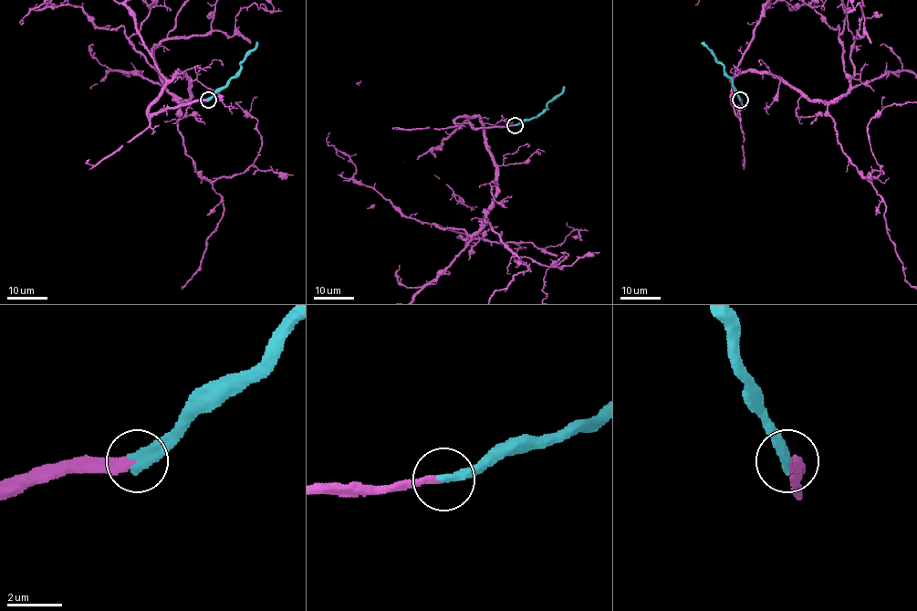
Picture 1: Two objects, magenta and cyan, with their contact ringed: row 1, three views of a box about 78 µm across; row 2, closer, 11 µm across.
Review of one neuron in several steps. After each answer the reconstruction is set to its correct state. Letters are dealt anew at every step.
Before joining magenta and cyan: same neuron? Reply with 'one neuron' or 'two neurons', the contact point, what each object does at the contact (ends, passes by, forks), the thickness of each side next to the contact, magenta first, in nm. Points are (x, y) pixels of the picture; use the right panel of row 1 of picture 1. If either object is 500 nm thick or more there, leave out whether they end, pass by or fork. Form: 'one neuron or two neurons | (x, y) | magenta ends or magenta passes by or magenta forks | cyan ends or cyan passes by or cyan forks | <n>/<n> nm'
one neuron | (740, 100) | magenta ends | cyan ends | 320/400 nm

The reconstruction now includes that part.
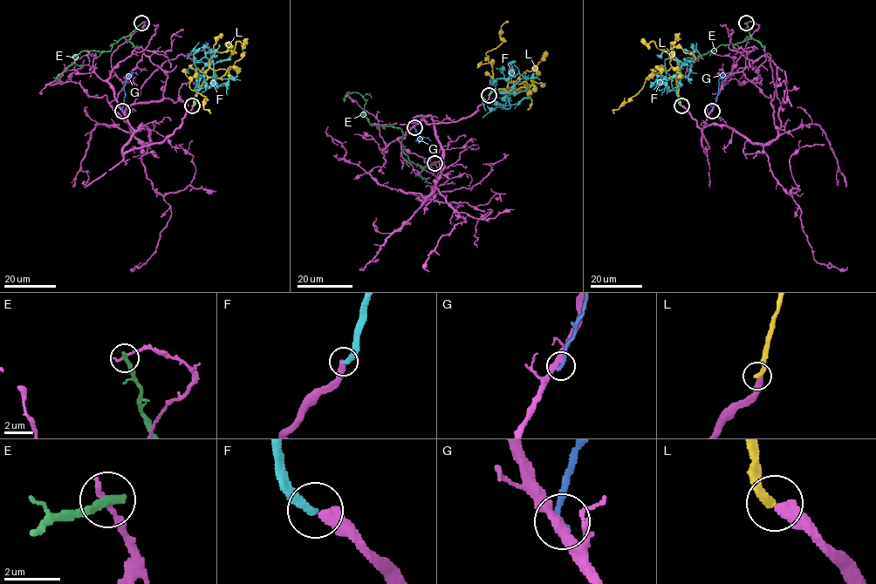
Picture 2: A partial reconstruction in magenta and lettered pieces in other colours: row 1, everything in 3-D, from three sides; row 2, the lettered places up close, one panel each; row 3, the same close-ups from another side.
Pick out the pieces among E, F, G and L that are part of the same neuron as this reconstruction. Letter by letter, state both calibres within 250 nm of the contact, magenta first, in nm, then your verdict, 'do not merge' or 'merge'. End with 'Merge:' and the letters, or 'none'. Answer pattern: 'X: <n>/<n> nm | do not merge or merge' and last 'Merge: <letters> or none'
E: 240/300 nm | do not merge
F: 440/320 nm | do not merge
G: 380/240 nm | do not merge
L: 460/320 nm | do not merge
Merge: none

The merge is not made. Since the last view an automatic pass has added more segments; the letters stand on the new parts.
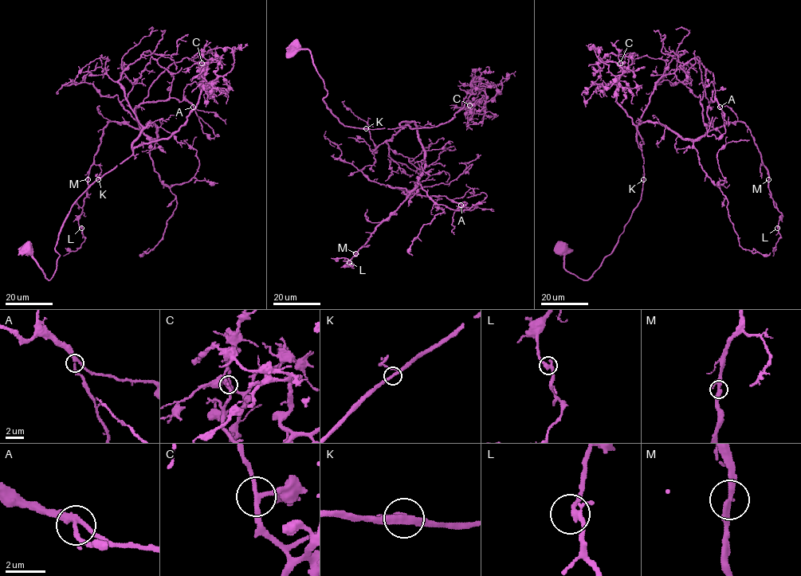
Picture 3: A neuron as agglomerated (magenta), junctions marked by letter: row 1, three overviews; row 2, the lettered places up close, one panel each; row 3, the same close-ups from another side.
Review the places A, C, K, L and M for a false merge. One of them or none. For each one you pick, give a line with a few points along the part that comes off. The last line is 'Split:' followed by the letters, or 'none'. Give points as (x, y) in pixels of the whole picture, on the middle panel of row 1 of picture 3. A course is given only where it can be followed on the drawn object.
Split: none

